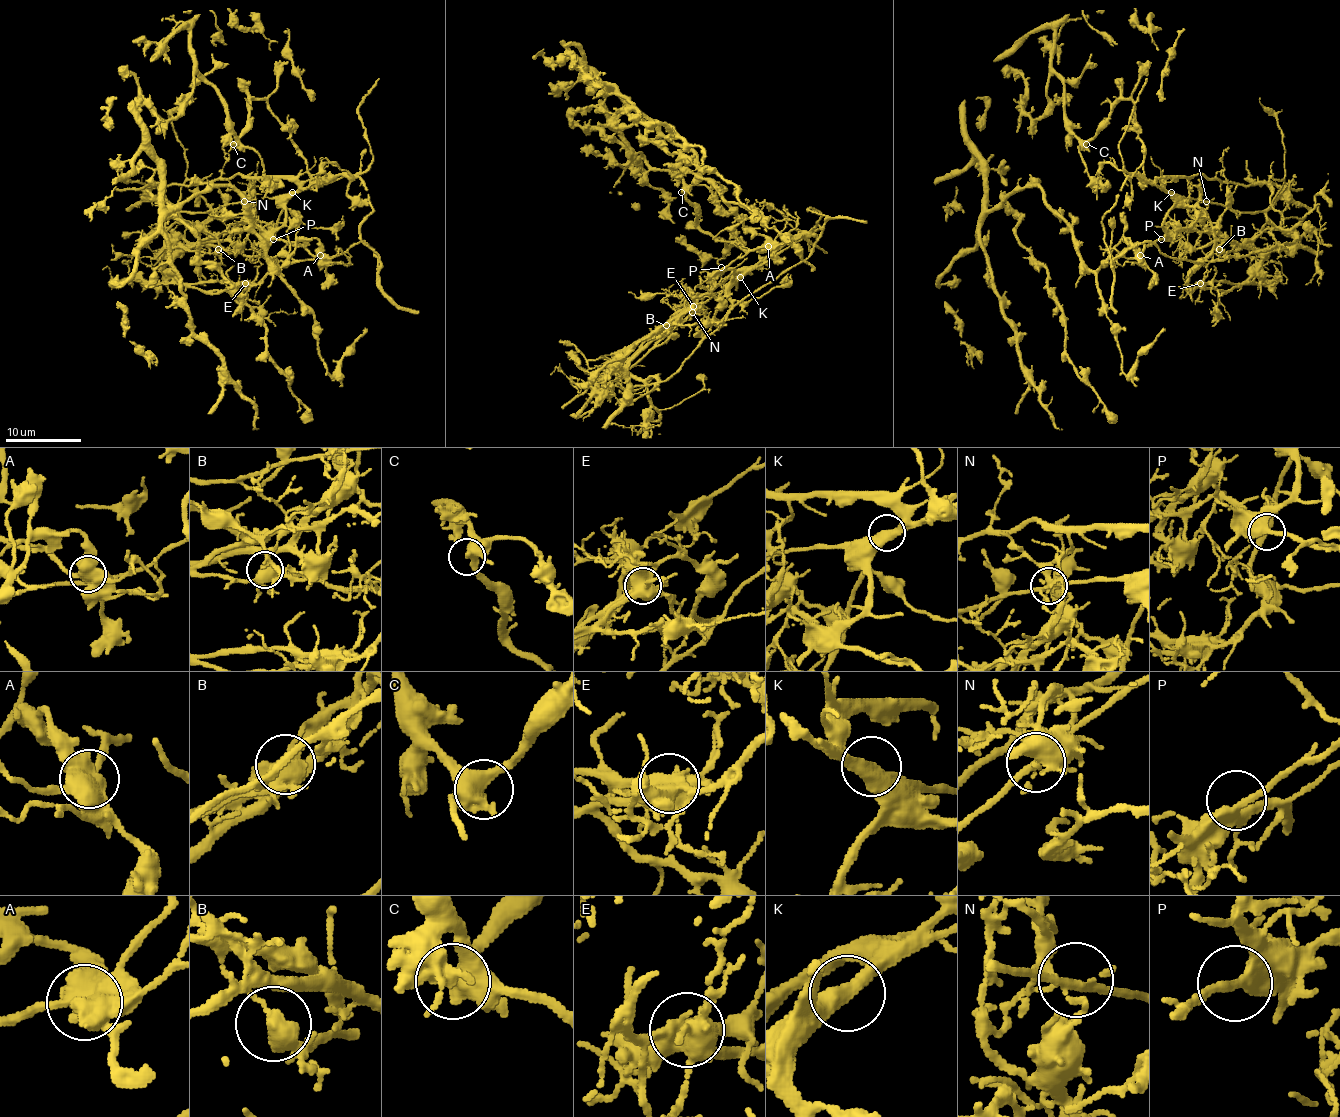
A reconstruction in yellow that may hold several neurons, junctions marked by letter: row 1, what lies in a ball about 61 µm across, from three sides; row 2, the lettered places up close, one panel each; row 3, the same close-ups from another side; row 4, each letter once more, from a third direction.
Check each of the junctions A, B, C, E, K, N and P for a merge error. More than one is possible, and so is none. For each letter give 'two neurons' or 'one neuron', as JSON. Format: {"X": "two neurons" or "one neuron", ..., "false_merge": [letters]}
{"A": "two neurons", "B": "two neurons", "C": "one neuron", "E": "two neurons", "K": "two neurons", "N": "two neurons", "P": "one neuron", "false_merge": ["A", "B", "E", "K", "N"]}

